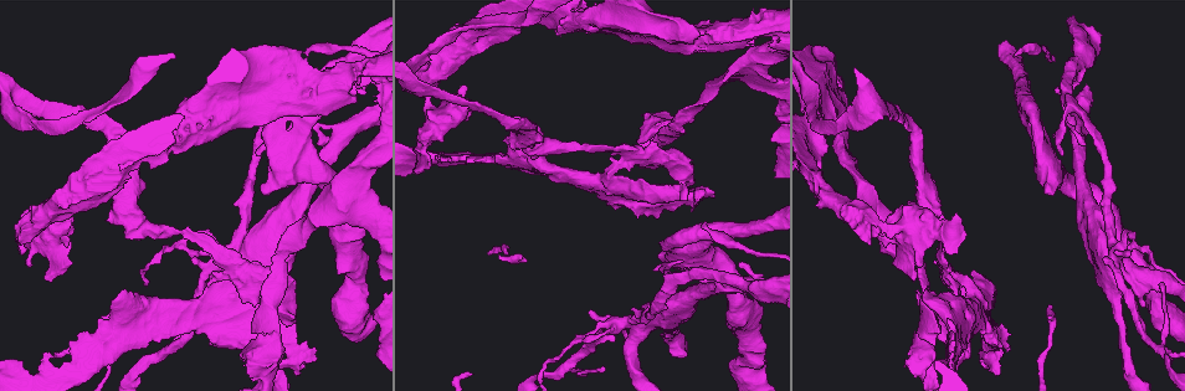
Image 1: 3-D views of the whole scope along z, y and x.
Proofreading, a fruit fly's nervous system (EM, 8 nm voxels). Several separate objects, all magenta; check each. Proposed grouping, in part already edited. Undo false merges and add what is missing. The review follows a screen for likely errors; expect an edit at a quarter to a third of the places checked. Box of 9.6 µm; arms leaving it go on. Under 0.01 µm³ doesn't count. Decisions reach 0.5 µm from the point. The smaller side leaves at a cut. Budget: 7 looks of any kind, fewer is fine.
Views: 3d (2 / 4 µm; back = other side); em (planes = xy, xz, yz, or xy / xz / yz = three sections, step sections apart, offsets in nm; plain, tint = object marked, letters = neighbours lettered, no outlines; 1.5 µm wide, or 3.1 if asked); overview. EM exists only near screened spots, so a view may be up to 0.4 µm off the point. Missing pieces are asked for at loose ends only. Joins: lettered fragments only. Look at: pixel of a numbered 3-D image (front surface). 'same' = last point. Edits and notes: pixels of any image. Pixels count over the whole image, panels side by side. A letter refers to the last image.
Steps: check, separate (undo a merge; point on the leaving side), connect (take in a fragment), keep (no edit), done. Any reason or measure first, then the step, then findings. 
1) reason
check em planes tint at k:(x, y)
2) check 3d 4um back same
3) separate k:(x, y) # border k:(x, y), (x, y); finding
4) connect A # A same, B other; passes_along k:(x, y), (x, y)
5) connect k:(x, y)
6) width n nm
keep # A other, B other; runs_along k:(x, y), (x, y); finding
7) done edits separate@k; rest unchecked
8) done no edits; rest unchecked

sudden change in width
check 3d 4um at 1:(513, 19)

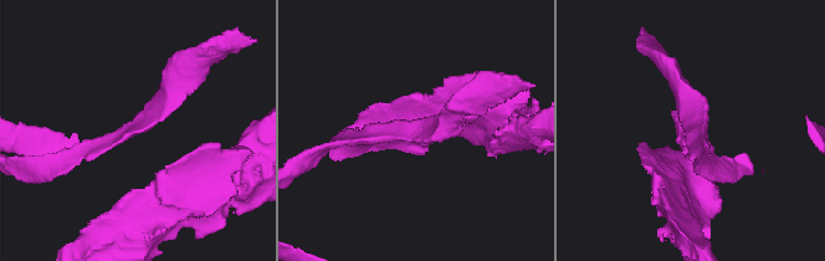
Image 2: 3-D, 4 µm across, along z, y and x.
need the tissue
check em yz step 4 letters at 2:(700, 126)

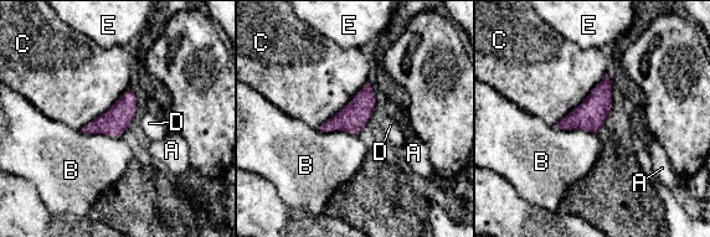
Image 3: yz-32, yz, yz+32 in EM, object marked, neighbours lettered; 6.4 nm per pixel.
longest_contact C 480 nm
keep # A other, B other, C other, D other, E other; border 3:(607, 72), (591, 92), (555, 125); continuous, no second cell

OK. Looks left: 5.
an open end
check 3d 2um at 1:(287, 325)

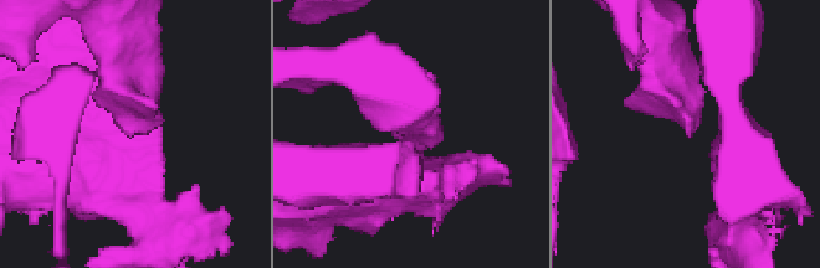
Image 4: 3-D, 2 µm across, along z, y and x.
shape alone is not enough
check em planes letters at 4:(139, 133)

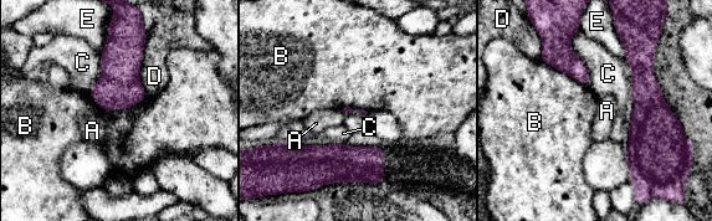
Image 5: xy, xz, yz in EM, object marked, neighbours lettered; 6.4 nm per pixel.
keep # A other, B other, C other, D other, E other; border 5:(90, 93), (109, 111), (142, 102); no lettered fragment goes on from it

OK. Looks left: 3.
thin neck
check em planes tint at 1:(186, 234)

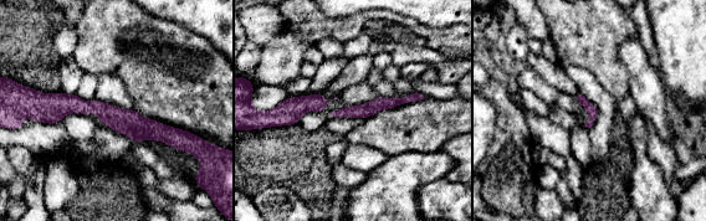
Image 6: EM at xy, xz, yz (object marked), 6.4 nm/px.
see the neighbours
check em planes letters same

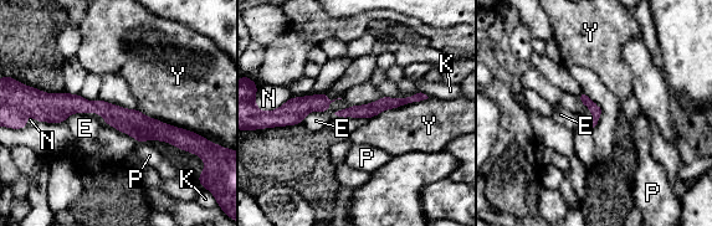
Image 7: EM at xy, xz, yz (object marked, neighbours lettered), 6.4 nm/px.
keep # E other, K other, N other, P other, Y other; runs_along 7:(44, 106), (101, 107), (189, 134); one cell here

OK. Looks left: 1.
done no edits; rest unchecked

